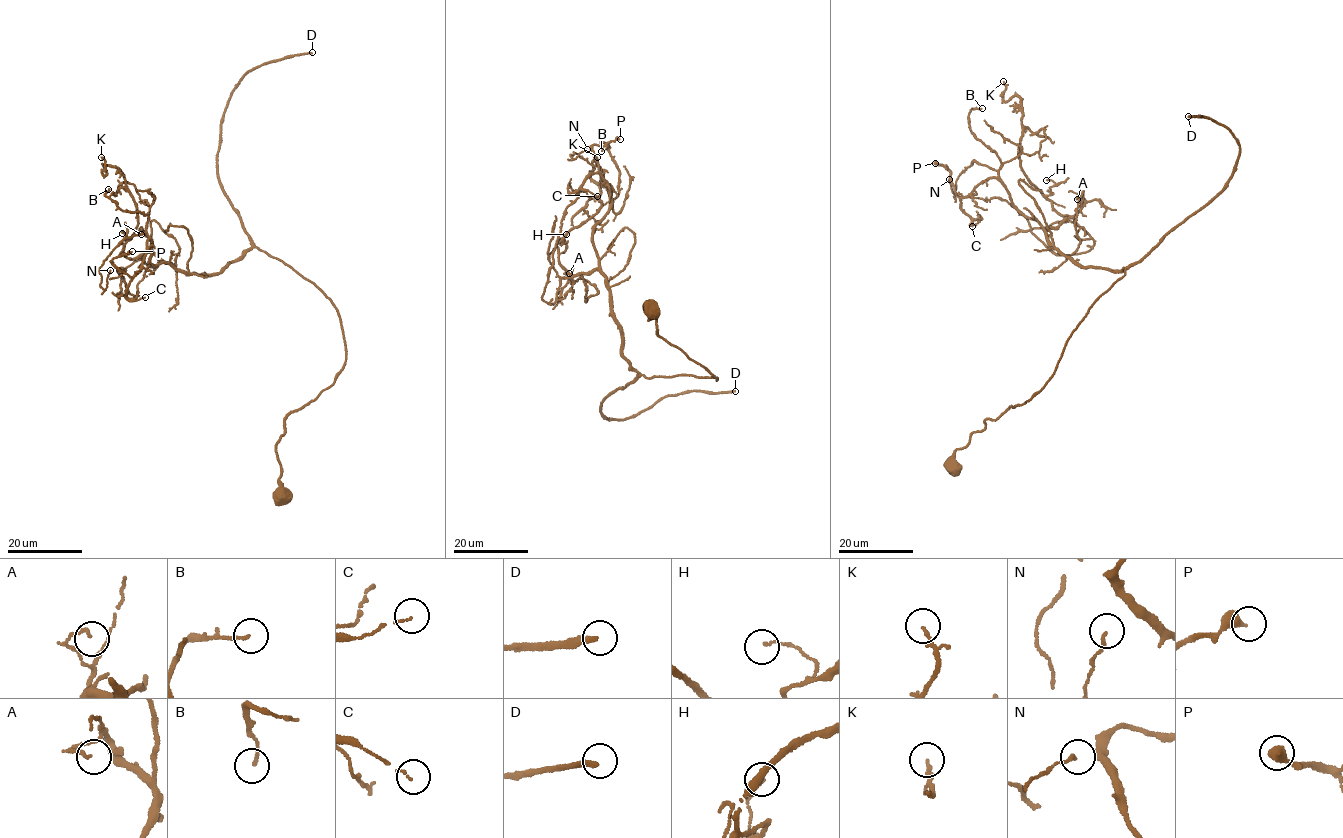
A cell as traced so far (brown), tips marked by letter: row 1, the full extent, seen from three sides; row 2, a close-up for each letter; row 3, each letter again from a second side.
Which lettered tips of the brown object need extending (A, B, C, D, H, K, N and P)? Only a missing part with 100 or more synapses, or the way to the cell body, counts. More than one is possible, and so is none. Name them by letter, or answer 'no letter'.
D

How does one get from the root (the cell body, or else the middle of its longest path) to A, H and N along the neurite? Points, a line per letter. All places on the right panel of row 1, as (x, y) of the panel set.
A: (952, 467), (984, 420), (1043, 387), (1124, 274), (1052, 248), (1046, 231), (1080, 209), (1077, 199)
H: (952, 467), (984, 420), (1043, 387), (1125, 273), (1052, 248), (1046, 231), (1069, 217), (1046, 180)
N: (952, 467), (984, 420), (1043, 387), (1126, 269), (1052, 248), (997, 171), (973, 161), (955, 198), (949, 179)

